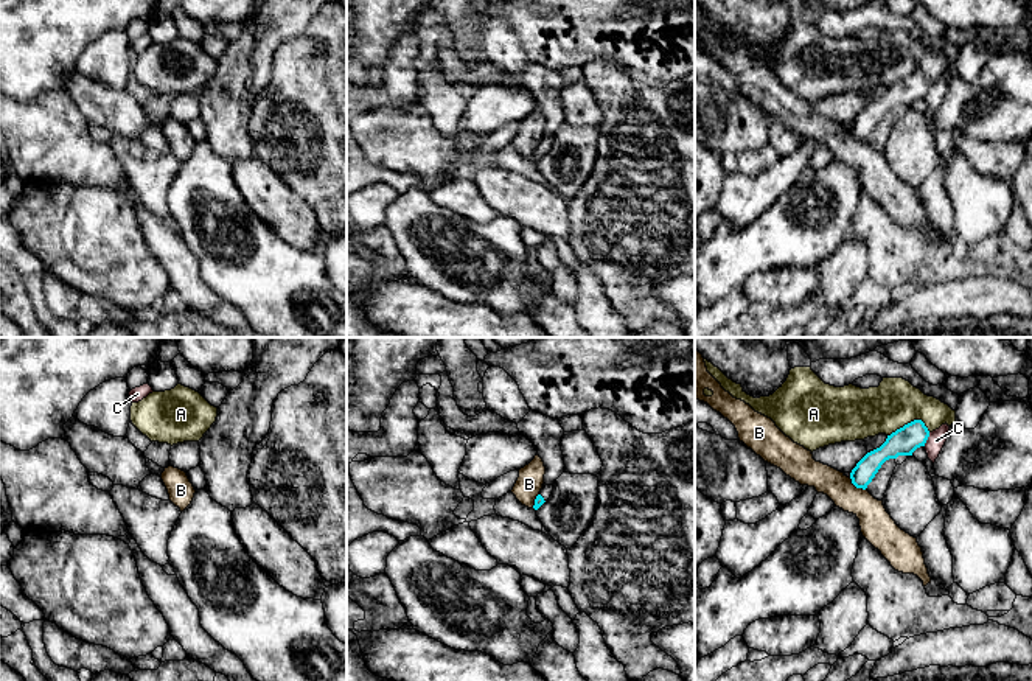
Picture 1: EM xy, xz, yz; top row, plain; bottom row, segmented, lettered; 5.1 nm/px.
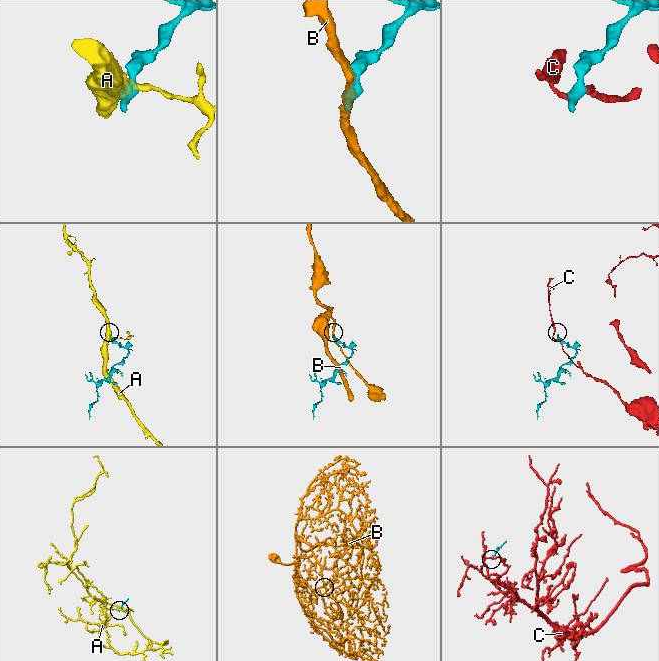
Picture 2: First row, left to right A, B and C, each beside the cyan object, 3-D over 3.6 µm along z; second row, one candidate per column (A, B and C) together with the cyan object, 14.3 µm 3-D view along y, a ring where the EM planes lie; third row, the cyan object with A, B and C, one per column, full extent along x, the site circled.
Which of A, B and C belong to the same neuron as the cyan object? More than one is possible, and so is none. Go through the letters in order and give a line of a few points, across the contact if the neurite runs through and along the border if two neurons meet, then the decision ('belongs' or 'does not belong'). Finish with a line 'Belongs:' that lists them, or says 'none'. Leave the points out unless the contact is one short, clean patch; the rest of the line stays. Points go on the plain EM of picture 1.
A: line yz (930, 83), (920, 72), (911, 72), (888, 87); does not belong
B: line yz (849, 128), (857, 139), (864, 142); does not belong
C: line yz (930, 84), (923, 97); does not belong
Belongs: none

